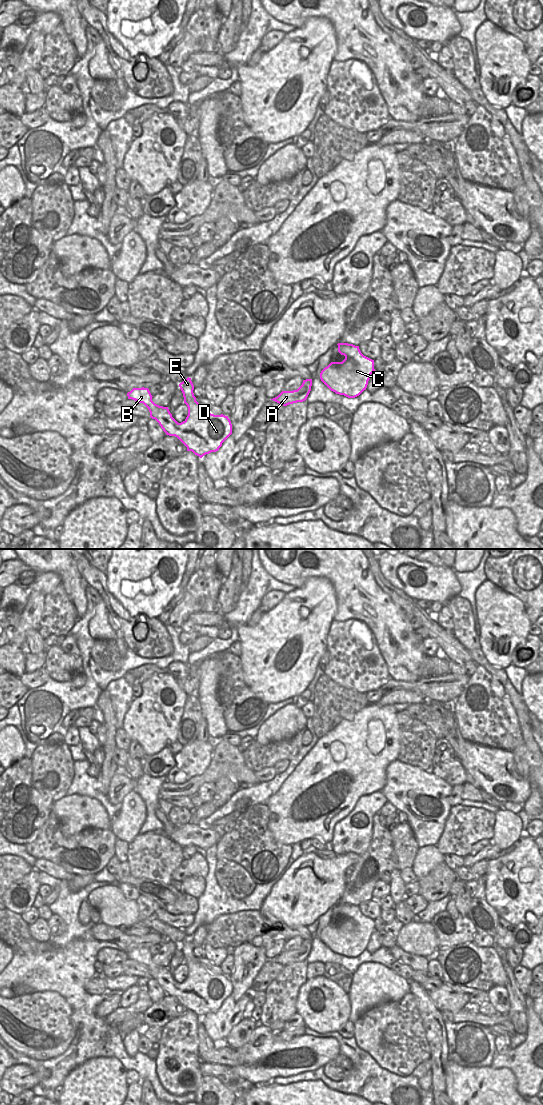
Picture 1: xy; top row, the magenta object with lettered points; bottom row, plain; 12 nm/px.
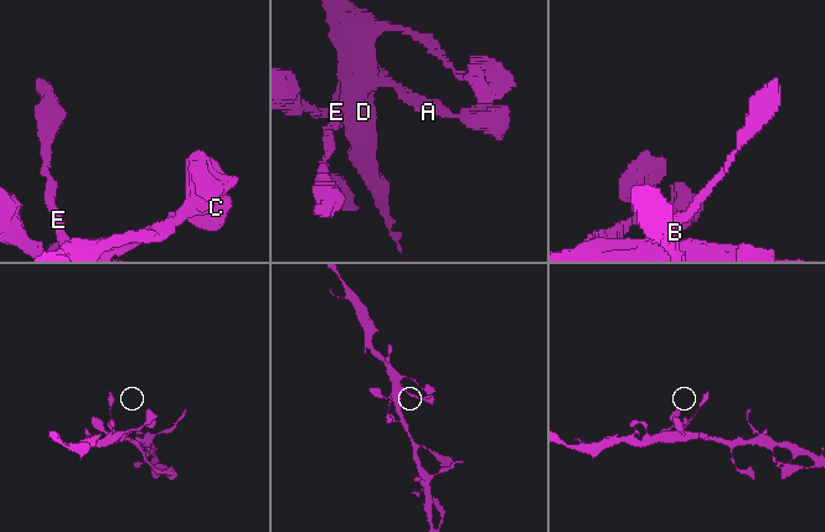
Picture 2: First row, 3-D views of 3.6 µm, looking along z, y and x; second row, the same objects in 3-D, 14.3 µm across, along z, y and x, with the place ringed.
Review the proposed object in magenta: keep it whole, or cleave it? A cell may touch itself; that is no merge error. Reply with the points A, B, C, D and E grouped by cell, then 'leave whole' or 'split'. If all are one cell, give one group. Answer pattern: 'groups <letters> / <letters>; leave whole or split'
groups A B C D E; leave whole

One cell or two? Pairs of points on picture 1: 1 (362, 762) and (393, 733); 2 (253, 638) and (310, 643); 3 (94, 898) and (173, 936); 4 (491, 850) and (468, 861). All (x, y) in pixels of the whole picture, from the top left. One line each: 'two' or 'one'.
1: one
2: one
3: one
4: one

